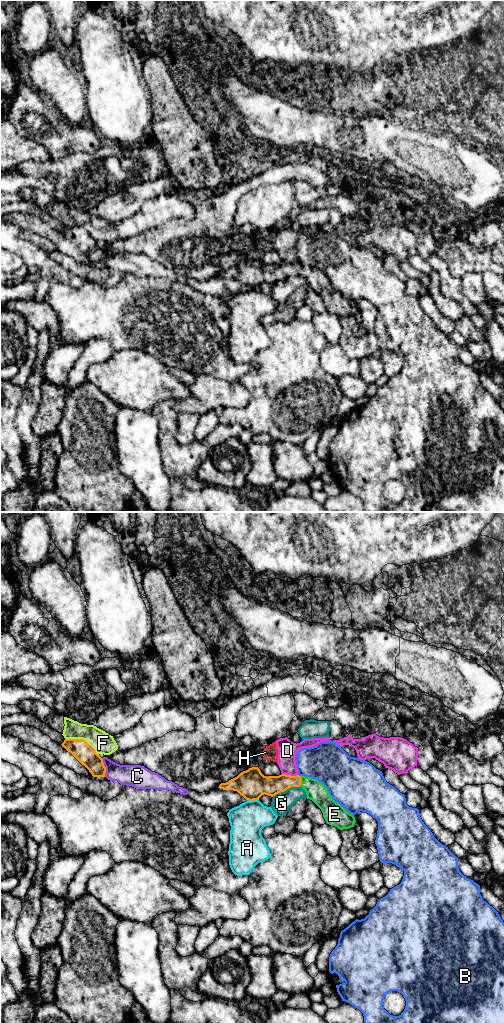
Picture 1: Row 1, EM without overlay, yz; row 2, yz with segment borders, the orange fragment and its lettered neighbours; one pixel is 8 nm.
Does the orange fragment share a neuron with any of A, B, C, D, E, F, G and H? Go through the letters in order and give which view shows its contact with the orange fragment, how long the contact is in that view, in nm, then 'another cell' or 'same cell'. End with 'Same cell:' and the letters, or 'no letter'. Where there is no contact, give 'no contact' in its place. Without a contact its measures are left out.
A: yz | 100 nm | another cell
B: yz | 30 nm | another cell
C: yz | 160 nm | another cell
D: yz | 130 nm | another cell
E: yz | 80 nm | same cell
F: yz | 200 nm | another cell
G: yz | 240 nm | another cell
H: yz | 80 nm | another cell
Same cell: E

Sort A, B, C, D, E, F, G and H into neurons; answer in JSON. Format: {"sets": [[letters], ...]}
{"sets": [["A"], ["B"], ["C"], ["D", "F", "H"], ["E"], ["G"]]}

